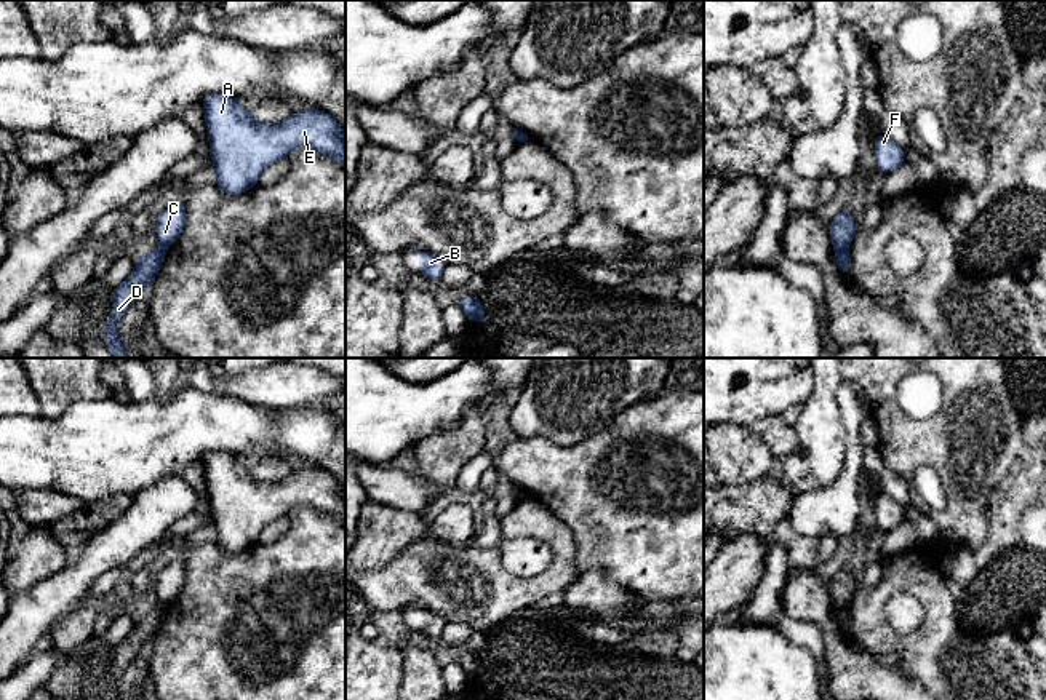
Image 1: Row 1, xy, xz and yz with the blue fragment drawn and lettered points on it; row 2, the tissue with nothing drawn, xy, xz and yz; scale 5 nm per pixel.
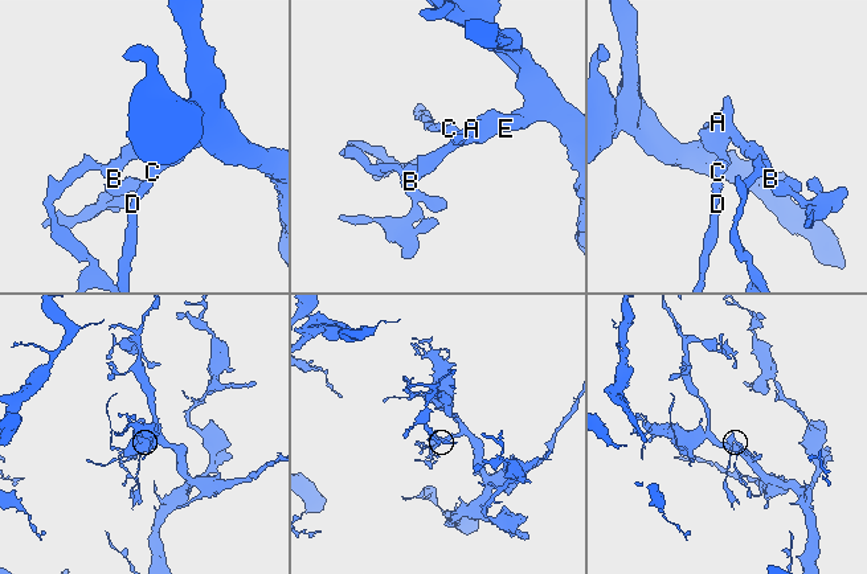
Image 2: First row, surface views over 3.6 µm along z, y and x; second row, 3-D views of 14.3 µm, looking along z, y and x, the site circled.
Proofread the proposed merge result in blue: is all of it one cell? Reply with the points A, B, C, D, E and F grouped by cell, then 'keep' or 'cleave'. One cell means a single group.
groups A B C E F / D; cleave

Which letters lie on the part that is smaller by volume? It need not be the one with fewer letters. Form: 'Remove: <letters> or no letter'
Remove: D

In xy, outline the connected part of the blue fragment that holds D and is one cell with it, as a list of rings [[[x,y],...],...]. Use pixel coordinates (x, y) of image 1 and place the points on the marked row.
[[[160,249],[139,256],[131,275],[114,291],[112,313],[106,321],[102,332],[107,350],[114,355],[114,358],[130,358],[117,332],[117,323],[126,308],[147,291],[154,276],[160,270],[163,257],[165,253]]]

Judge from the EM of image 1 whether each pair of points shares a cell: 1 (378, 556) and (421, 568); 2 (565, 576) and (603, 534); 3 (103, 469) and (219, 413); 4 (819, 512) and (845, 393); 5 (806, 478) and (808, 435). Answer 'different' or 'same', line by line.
1: different
2: different
3: same
4: same
5: same

